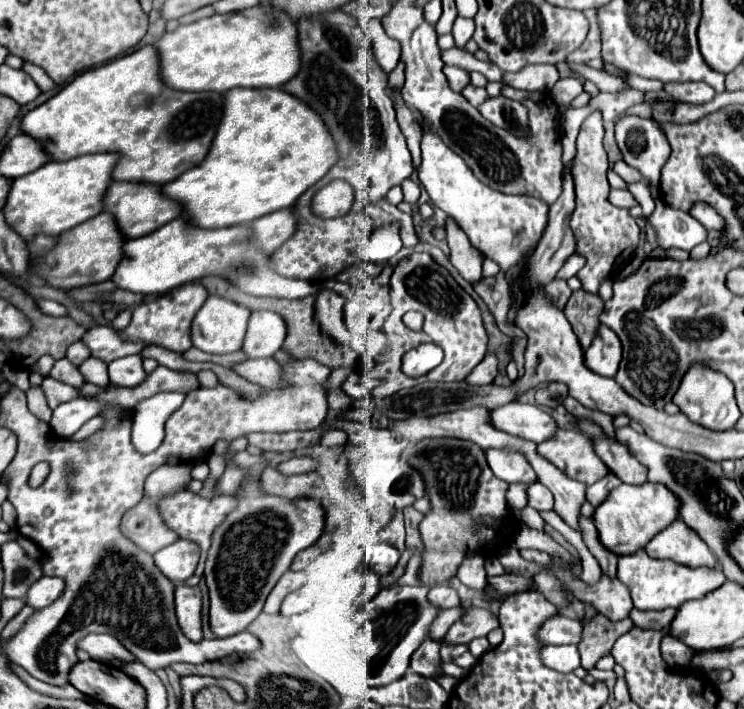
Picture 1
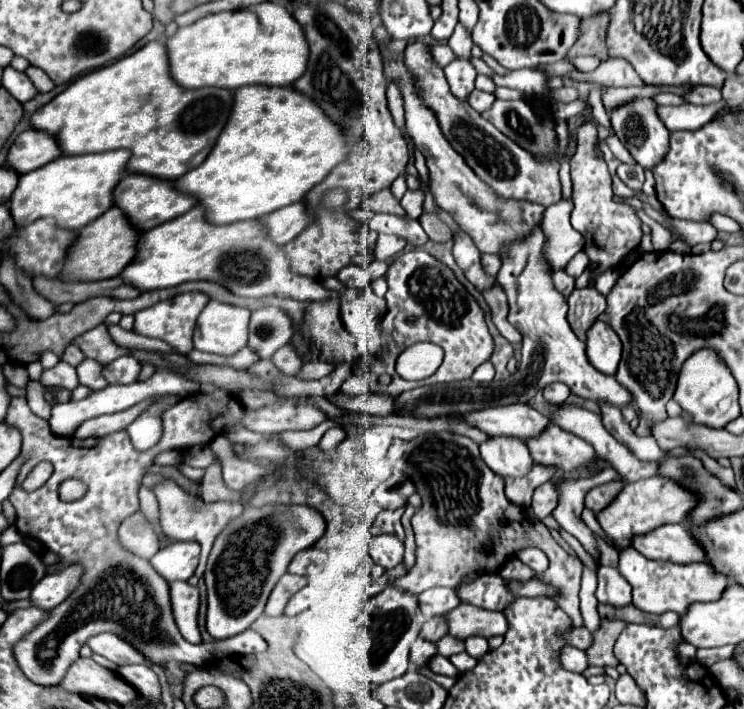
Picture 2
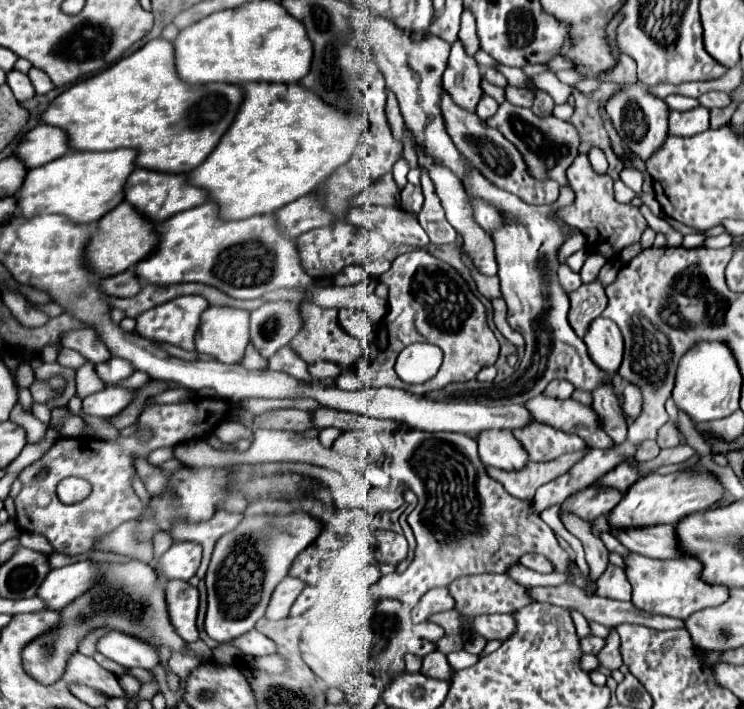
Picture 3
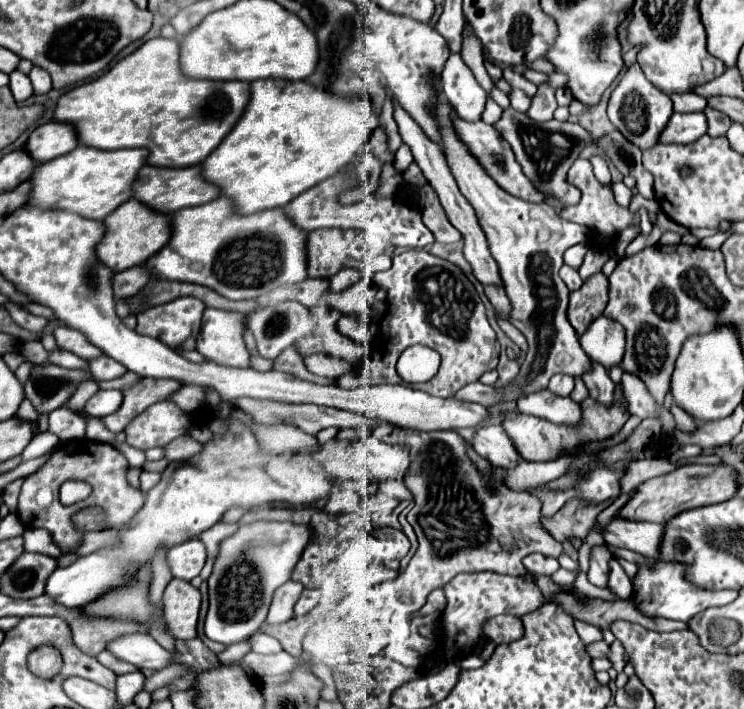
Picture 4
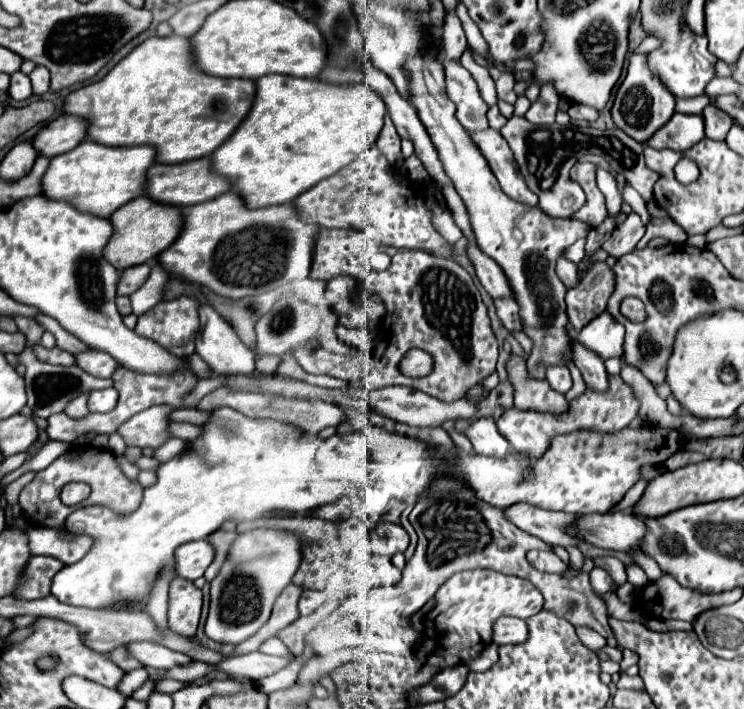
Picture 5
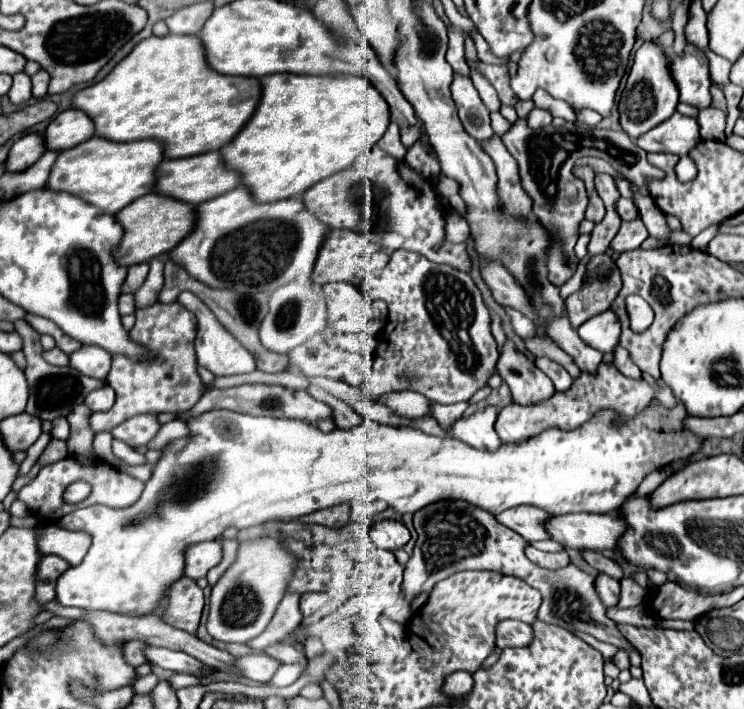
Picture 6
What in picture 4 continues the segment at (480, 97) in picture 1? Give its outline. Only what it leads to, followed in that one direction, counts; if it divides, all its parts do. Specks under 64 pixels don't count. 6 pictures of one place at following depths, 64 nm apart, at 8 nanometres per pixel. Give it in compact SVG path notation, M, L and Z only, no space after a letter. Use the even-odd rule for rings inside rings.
M488 98L488 100L486 100L486 108L484 108L484 112L482 112L482 120L484 120L486 124L494 124L494 122L500 118L500 114L502 114L502 108L500 108L492 98Z

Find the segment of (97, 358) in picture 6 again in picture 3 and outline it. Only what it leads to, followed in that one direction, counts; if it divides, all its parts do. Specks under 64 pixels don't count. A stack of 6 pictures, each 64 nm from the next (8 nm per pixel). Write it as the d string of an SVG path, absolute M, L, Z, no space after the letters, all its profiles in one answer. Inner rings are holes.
M110 358L108 362L96 364L96 372L106 384L118 384L134 374L134 366L124 358Z

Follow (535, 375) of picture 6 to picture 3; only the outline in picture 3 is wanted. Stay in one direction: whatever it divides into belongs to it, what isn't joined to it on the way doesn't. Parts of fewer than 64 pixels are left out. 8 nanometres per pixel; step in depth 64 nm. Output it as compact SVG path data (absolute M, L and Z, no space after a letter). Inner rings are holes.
M544 394L526 402L526 408L536 416L538 422L560 428L564 432L578 434L590 448L610 450L614 448L614 440L606 436L600 426L600 420L592 408L582 406L580 402L568 400L552 400Z

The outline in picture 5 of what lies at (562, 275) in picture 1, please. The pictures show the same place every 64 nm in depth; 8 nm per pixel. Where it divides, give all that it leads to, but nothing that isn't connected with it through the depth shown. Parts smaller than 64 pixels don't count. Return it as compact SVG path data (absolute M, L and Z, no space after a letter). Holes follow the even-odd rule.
M578 240L578 242L575 242L566 250L565 257L571 262L574 262L574 264L580 264L580 262L582 262L582 258L586 256L584 244L586 244L586 240Z

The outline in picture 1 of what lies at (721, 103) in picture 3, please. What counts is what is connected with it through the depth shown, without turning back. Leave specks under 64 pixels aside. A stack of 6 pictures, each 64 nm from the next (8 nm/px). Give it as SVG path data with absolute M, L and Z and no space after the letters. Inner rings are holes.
M668 82L664 84L664 92L674 96L674 100L688 104L704 104L716 94L712 88L708 88L708 84L700 82Z

